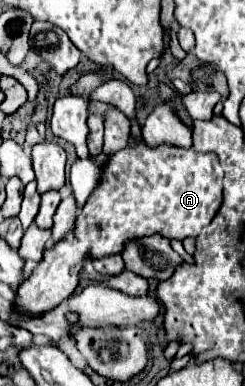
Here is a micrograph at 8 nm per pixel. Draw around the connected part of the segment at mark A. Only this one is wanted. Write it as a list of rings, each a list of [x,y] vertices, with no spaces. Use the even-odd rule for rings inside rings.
[[[130,140],[126,148],[108,156],[106,164],[102,166],[102,178],[98,186],[94,188],[86,204],[76,214],[72,236],[66,236],[54,246],[46,248],[42,262],[34,268],[30,278],[22,282],[22,286],[16,292],[16,308],[28,310],[28,314],[42,314],[46,310],[52,310],[62,300],[72,296],[80,280],[78,274],[84,268],[86,260],[92,258],[96,260],[110,254],[122,254],[124,246],[130,240],[138,240],[154,234],[160,234],[168,240],[196,238],[200,230],[212,222],[218,208],[222,206],[222,178],[224,178],[224,170],[214,152],[204,154],[204,152],[196,152],[194,148],[178,148],[172,144],[148,146],[144,140],[140,142]]]

